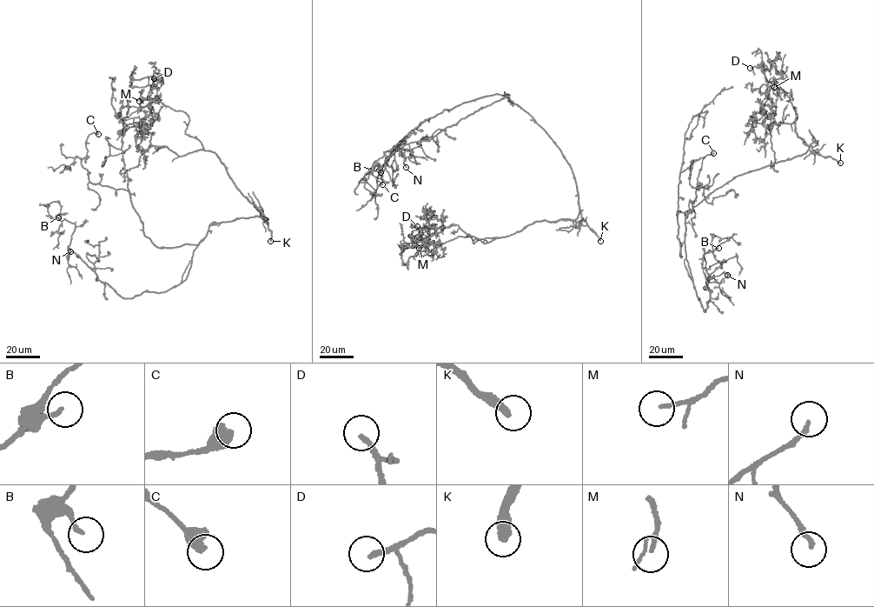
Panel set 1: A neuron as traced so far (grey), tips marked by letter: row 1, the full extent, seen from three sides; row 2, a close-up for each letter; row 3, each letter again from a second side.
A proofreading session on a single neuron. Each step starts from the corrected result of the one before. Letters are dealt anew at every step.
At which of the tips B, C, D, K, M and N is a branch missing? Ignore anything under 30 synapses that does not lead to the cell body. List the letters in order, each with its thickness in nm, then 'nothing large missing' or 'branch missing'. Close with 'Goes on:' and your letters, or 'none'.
B: 170 nm thick; nothing large missing
C: 480 nm thick; nothing large missing
D: 200 nm thick; branch missing
K: 360 nm thick; branch missing
M: 130 nm thick; branch missing
N: 170 nm thick; nothing large missing
Goes on: D, K, M

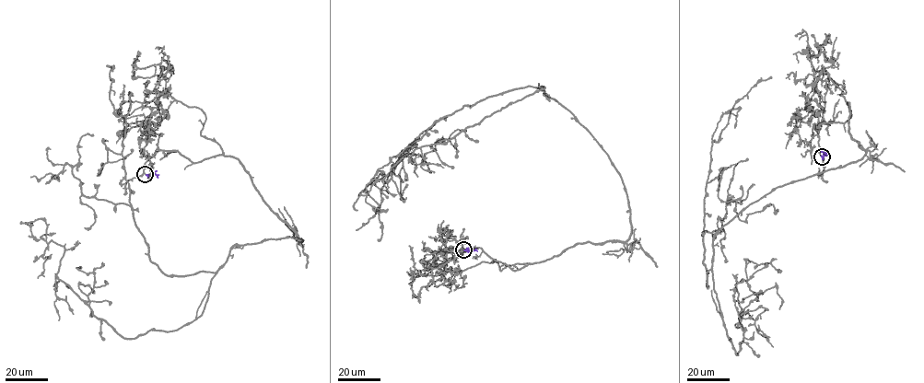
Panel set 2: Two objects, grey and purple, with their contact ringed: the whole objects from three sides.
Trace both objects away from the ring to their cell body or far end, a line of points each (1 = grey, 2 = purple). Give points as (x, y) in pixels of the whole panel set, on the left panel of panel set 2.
1: (145, 173), (160, 150), (232, 156), (303, 239), (235, 245), (203, 313), (126, 339), (39, 239)
2: (145, 174), (155, 173), (157, 178)

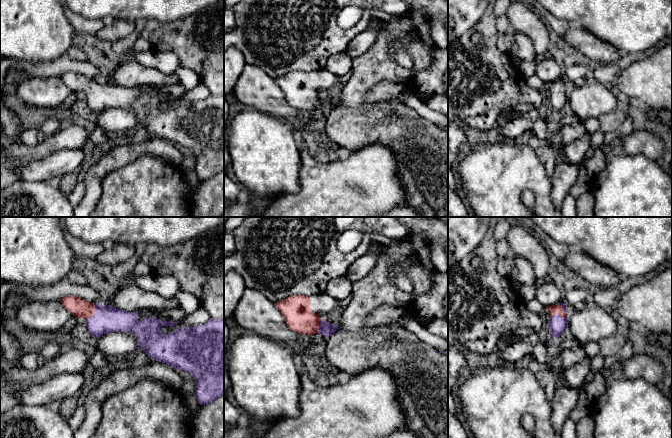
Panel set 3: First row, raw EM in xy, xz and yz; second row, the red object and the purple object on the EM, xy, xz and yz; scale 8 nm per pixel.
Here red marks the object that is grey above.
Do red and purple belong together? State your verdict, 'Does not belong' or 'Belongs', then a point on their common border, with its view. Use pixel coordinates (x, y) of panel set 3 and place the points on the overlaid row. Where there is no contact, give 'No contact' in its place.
Belongs. Touches red at xy (93, 312)

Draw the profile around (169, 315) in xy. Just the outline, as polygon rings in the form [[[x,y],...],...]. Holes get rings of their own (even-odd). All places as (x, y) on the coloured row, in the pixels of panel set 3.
[[[181,307],[174,309],[140,309],[138,311],[139,321],[144,318],[155,317],[158,320],[164,320],[166,322],[178,322],[185,316],[186,312]]]

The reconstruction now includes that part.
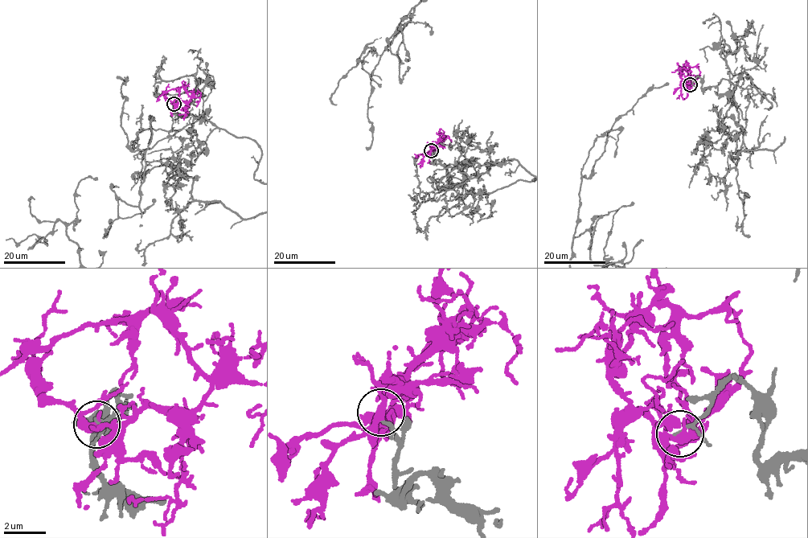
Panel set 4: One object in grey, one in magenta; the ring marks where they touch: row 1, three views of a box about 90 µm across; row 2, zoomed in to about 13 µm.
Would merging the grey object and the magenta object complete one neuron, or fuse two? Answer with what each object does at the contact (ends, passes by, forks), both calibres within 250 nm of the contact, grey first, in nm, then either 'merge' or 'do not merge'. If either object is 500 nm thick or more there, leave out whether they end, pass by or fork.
grey passes by; magenta forks there; 120 nm thick on the grey side, 280 nm on the other; merge

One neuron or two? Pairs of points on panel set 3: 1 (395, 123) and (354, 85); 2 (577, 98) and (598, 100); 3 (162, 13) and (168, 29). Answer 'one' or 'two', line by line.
1: one
2: one
3: two

